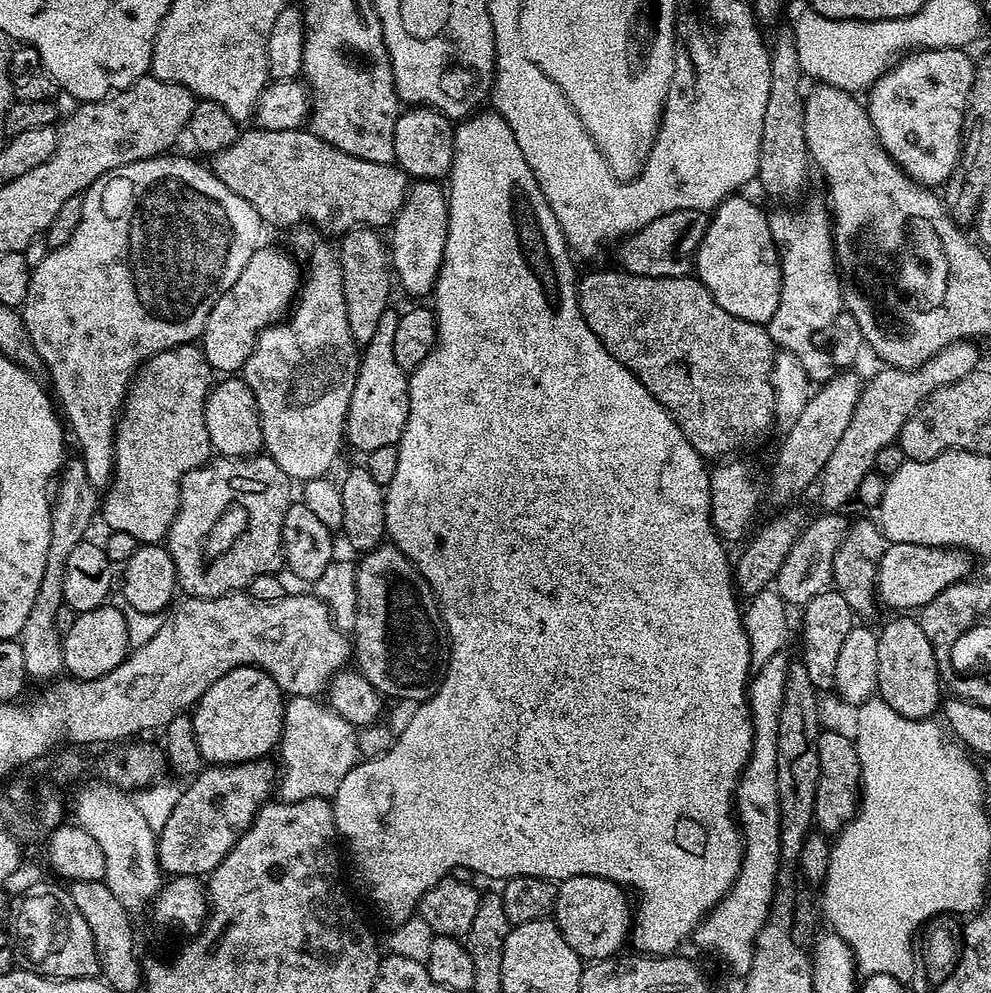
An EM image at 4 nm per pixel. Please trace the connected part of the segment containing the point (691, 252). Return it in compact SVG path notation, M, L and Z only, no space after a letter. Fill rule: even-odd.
M693 208L674 210L670 214L662 214L662 218L654 218L654 222L642 226L637 232L625 235L619 241L619 267L630 276L666 278L689 275L693 271L696 251L706 234L709 219L708 212L699 212Z

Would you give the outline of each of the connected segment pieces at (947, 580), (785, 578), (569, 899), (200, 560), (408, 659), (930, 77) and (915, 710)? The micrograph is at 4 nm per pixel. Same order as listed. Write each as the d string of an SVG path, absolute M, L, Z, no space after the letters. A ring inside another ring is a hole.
M888 544L877 566L876 594L881 605L892 610L922 610L942 590L969 575L973 559L959 548L935 548L917 544Z
M820 514L816 521L809 523L801 531L800 537L794 542L790 554L782 562L782 570L778 570L774 581L774 589L788 606L803 606L815 598L819 592L829 591L833 583L832 567L835 552L843 540L846 521L840 514Z
M571 876L569 880L559 881L554 919L560 927L562 938L566 938L566 942L570 942L572 949L585 961L595 962L615 957L616 951L626 944L626 937L630 932L630 904L628 908L627 894L629 895L621 885L611 884L606 878L597 876Z
M266 454L247 458L217 455L201 468L191 468L180 483L178 514L166 537L179 591L184 591L185 597L198 600L217 594L228 596L247 589L248 584L262 574L279 573L279 568L285 567L282 522L286 510L294 503L292 488L293 481Z
M391 542L363 553L361 560L356 564L355 667L385 697L429 700L444 680L450 651L436 595L410 558Z
M963 48L909 51L866 92L868 117L882 146L911 180L925 188L947 185L960 160L964 111L974 78L974 60L968 54Z
M896 614L878 632L878 682L876 692L898 714L906 718L927 720L937 715L942 704L940 679L942 673L936 662L930 638L922 630L919 619L912 614Z

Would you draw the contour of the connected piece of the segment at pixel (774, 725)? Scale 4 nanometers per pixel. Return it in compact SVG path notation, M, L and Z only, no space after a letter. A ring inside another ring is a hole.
M783 651L774 654L761 668L755 669L748 682L748 709L752 711L752 753L746 762L744 772L736 783L736 799L734 815L744 838L744 857L738 870L738 878L727 896L708 913L700 922L700 927L694 933L694 941L700 948L713 952L724 959L724 964L732 972L747 974L752 965L752 953L756 946L762 926L768 923L768 914L772 911L772 898L776 894L778 881L776 875L780 872L780 803L778 802L778 778L776 777L776 755L778 754L778 714L782 710L782 694L786 686L789 657Z

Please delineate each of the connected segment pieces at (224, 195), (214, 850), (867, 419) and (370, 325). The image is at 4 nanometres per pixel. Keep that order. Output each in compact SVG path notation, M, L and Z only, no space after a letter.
M163 154L152 156L148 160L139 160L133 164L123 164L105 176L100 176L88 187L82 196L82 222L78 222L78 230L74 230L74 238L60 246L45 251L40 261L35 261L30 278L30 290L26 290L26 302L22 309L24 325L30 334L30 342L40 355L40 363L52 375L51 391L58 401L59 411L70 429L70 436L76 439L80 447L78 458L86 466L86 478L97 490L107 489L112 483L112 474L116 471L116 425L120 419L120 409L124 407L124 397L128 394L128 385L132 377L140 371L146 361L154 354L162 354L179 344L190 344L199 341L204 334L206 318L210 318L210 310L234 282L238 282L238 274L250 262L257 248L261 247L260 228L262 221L258 210L246 202L246 198L238 198L234 190L222 186L222 182L212 173L211 167L199 164L196 160L187 160L184 156Z
M261 758L258 760L247 760L244 764L217 764L208 766L197 773L190 783L181 791L174 810L166 826L156 838L156 853L160 863L161 873L173 876L198 876L207 877L216 869L218 862L230 854L230 850L246 834L246 830L254 822L258 810L269 803L271 794L278 784L278 768L271 764L271 759Z
M956 340L950 346L938 350L938 354L934 354L926 362L922 362L922 366L917 368L889 368L884 366L881 367L881 372L874 373L869 380L866 380L866 383L860 389L858 406L850 418L850 426L846 426L846 431L842 434L842 439L838 441L838 446L834 446L834 454L830 454L830 458L826 458L826 466L820 471L818 489L820 488L820 504L824 507L821 509L840 510L840 507L848 499L851 501L855 497L862 478L866 478L866 474L875 469L878 450L882 450L882 446L887 444L897 443L900 428L920 409L920 403L942 386L953 384L961 380L966 374L974 371L972 348L973 345L969 341Z
M362 227L352 228L339 237L338 255L342 270L342 294L346 298L346 322L350 326L352 341L357 346L366 345L370 342L370 338L374 338L382 314L389 311L388 295L391 294L392 288L394 289L394 276L390 271L390 248L385 237L383 240L380 236L383 235L377 229Z

